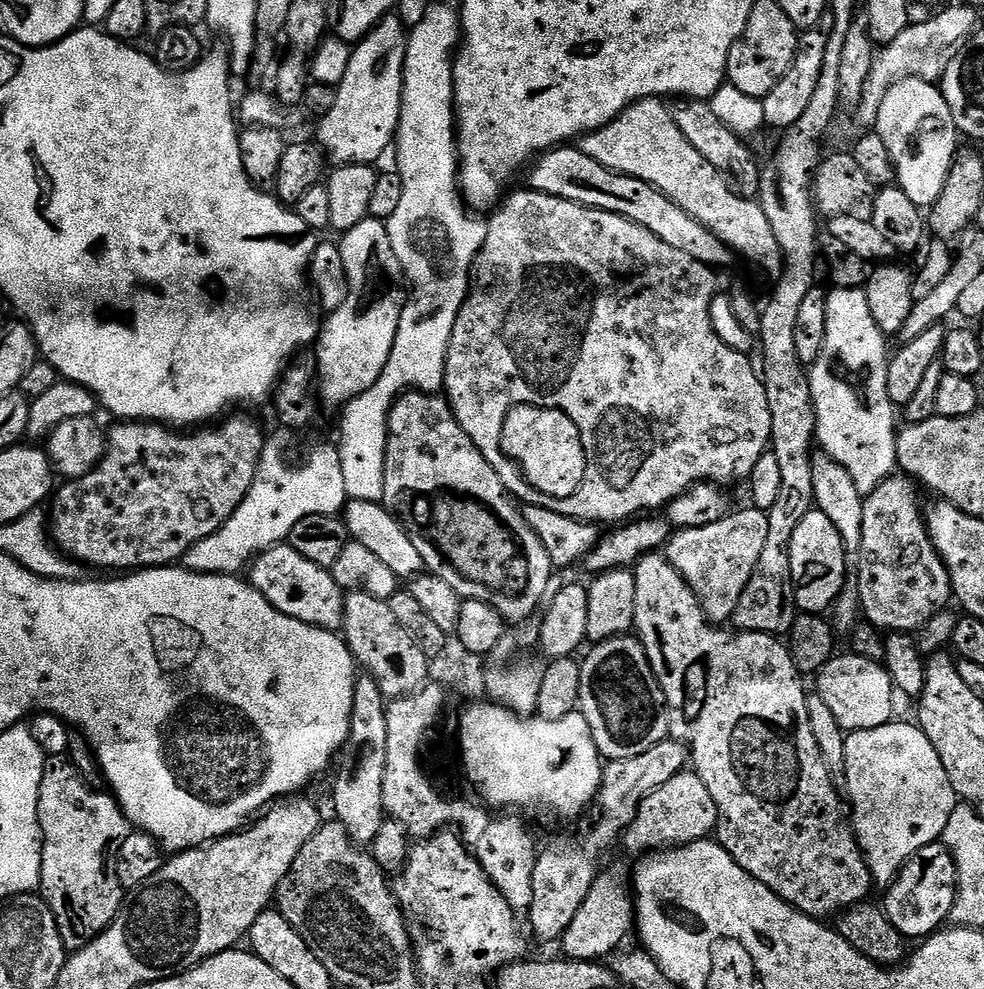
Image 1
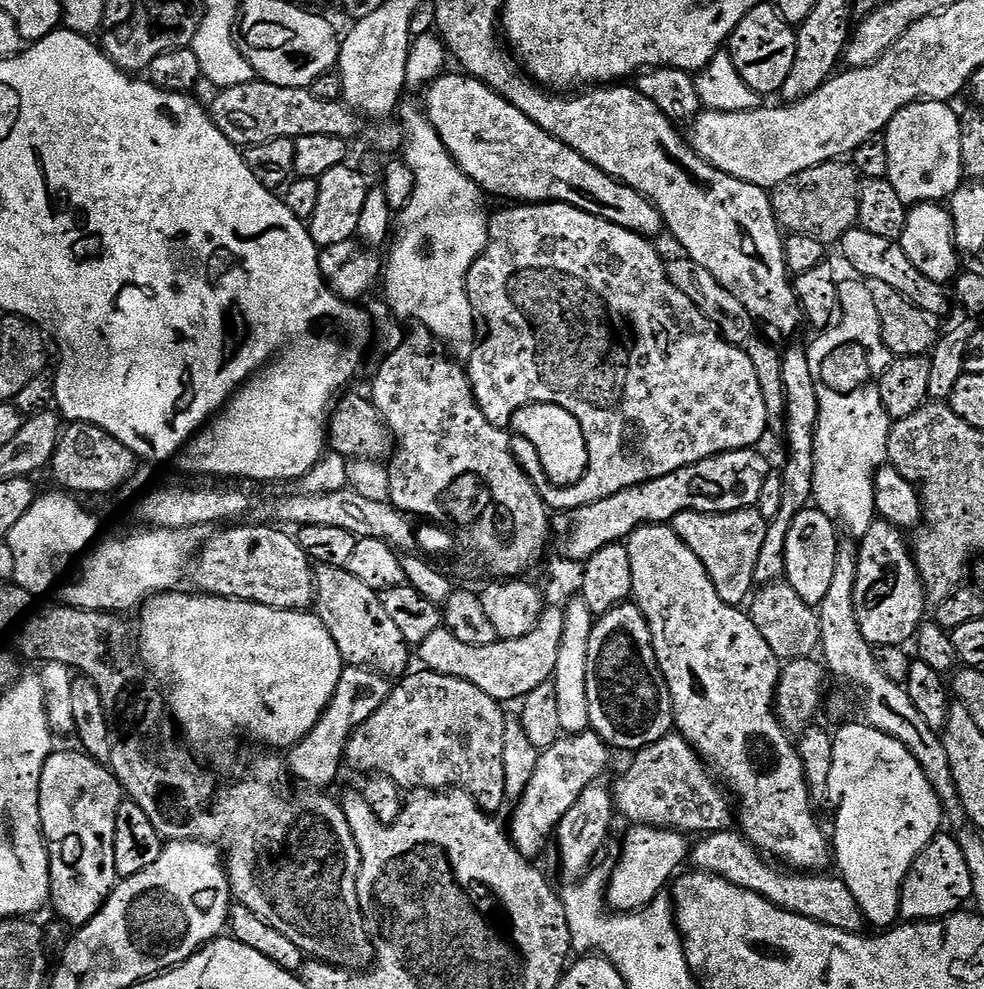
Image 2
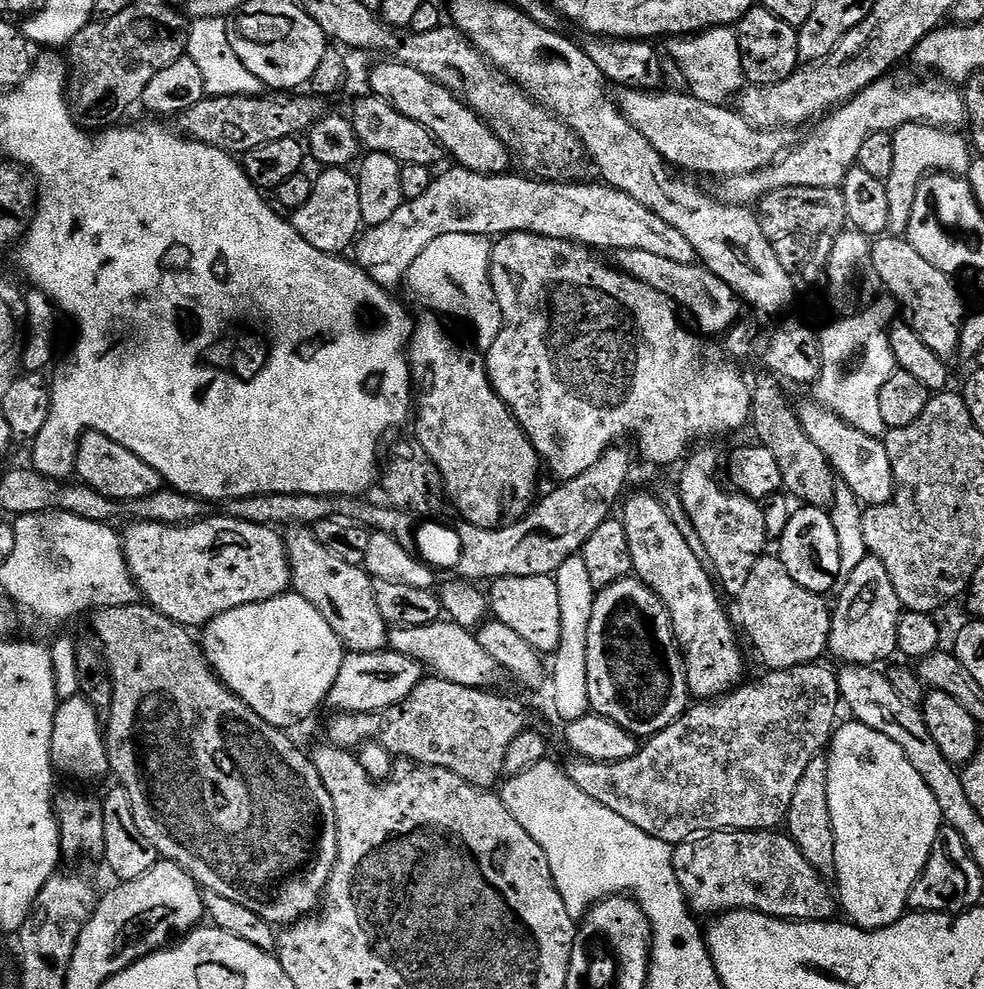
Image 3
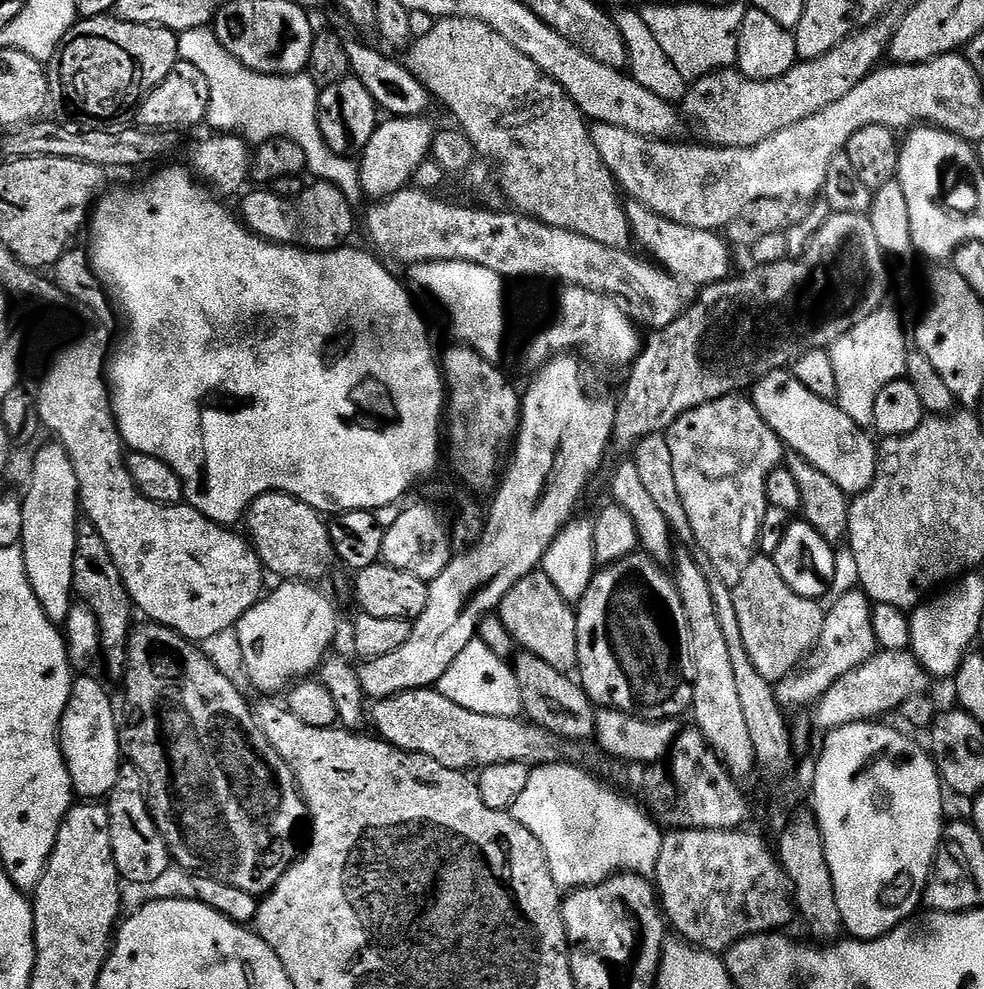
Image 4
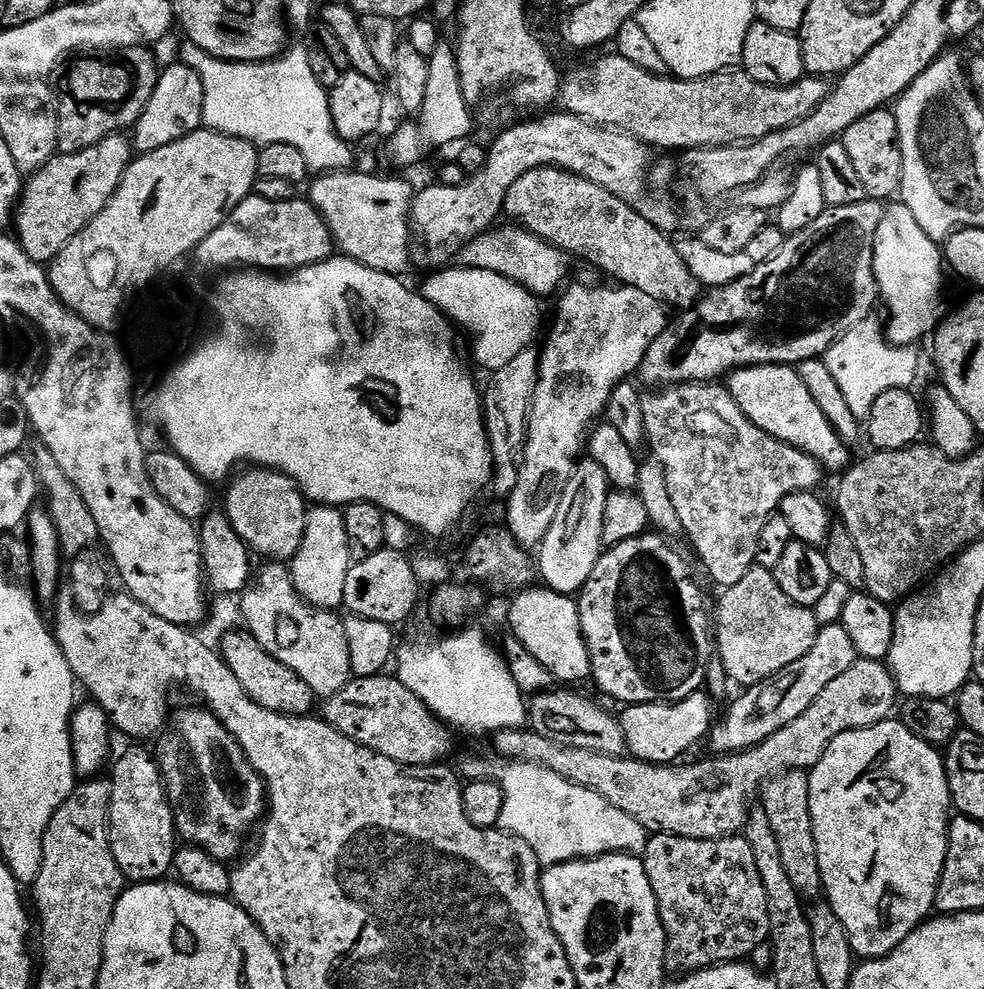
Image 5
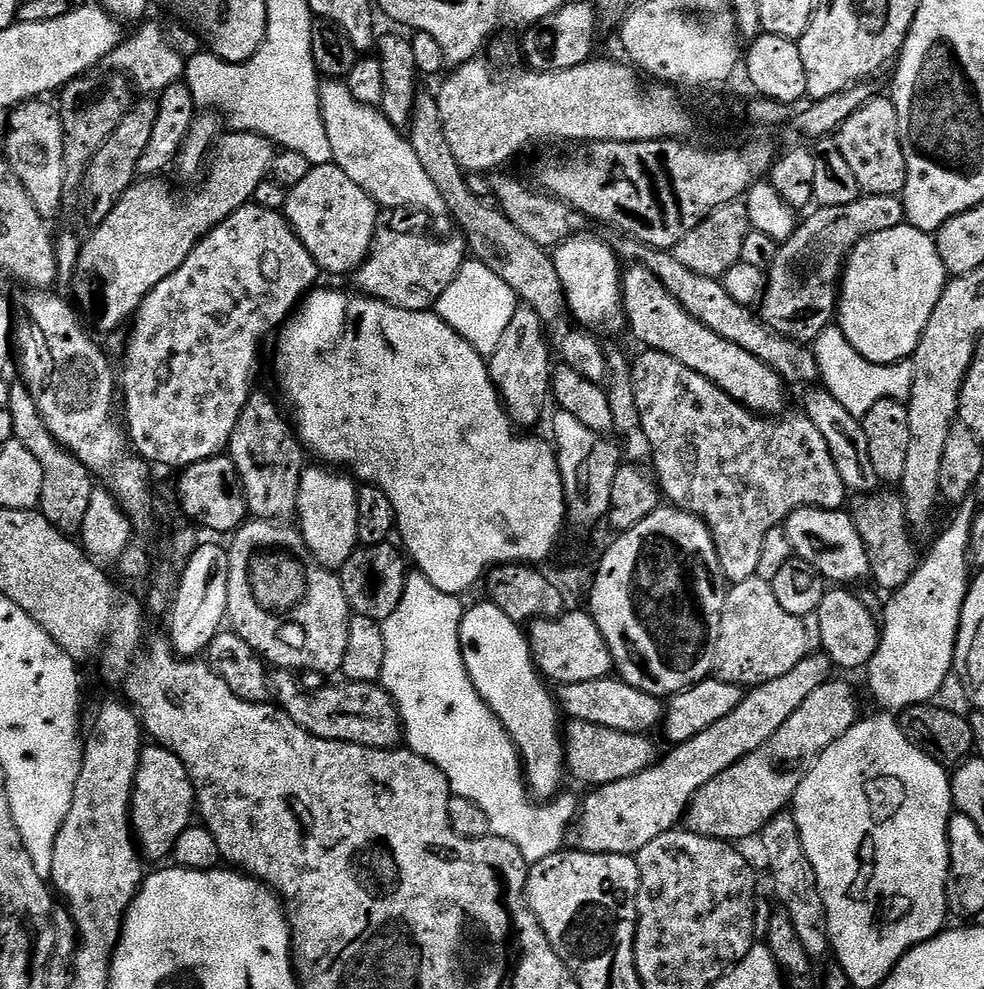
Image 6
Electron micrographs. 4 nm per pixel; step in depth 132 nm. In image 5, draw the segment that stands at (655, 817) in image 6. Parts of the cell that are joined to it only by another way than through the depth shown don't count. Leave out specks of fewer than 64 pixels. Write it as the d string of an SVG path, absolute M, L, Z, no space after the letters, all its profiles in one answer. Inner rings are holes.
M826 624L816 635L814 646L798 662L786 666L779 676L771 676L769 680L763 680L761 684L753 684L728 708L724 721L717 723L710 733L713 753L735 754L746 752L749 748L756 748L766 738L778 734L782 726L794 722L798 714L806 711L806 706L834 682L834 678L846 674L850 666L858 659L854 650L854 638L844 629L844 625Z

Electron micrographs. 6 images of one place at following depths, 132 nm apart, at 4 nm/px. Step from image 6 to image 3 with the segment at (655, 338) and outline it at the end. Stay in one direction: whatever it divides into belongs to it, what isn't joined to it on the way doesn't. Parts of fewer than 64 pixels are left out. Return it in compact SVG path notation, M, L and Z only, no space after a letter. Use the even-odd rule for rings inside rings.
M811 403L799 405L798 415L802 429L809 435L810 442L818 446L828 460L829 466L842 481L843 487L849 488L858 497L861 505L870 508L877 508L890 502L894 485L890 458L886 454L883 439L862 434L862 430L850 427L845 420L829 412L823 404Z

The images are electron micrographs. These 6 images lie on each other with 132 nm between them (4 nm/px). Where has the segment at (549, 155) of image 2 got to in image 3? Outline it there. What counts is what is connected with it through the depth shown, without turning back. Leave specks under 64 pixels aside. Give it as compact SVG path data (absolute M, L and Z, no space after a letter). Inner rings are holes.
M399 62L380 64L372 72L371 95L381 96L398 114L414 118L418 126L426 126L430 134L440 143L449 157L453 156L459 167L486 174L503 176L509 171L510 153L493 133L492 128L476 113L470 111L464 103L441 84L435 84L430 78L418 74L416 70Z

